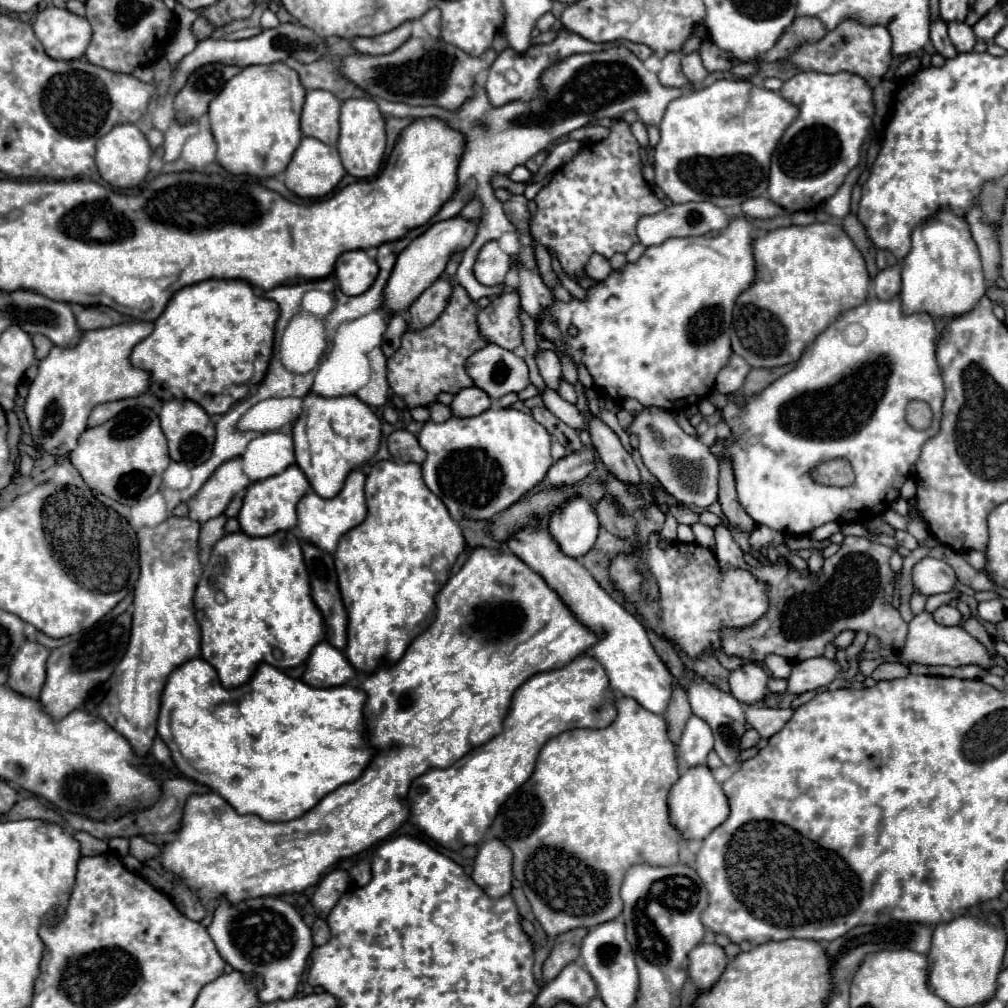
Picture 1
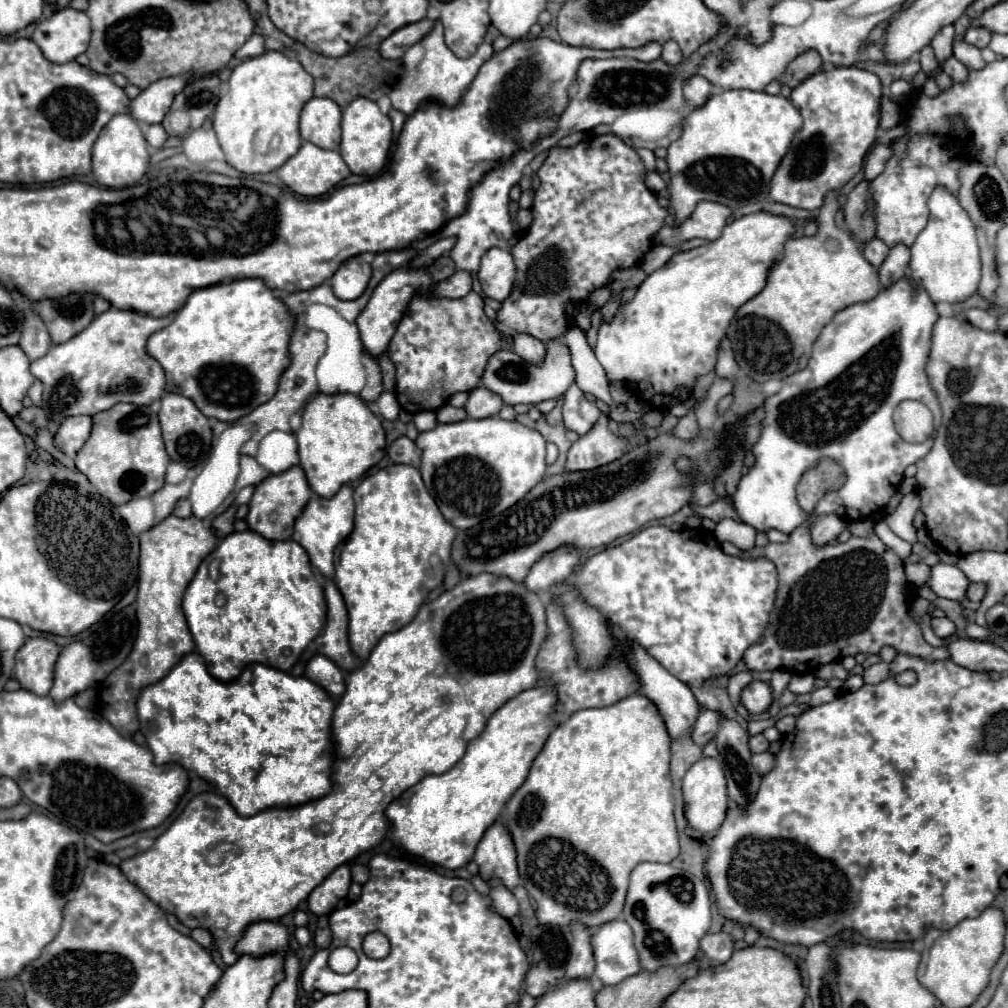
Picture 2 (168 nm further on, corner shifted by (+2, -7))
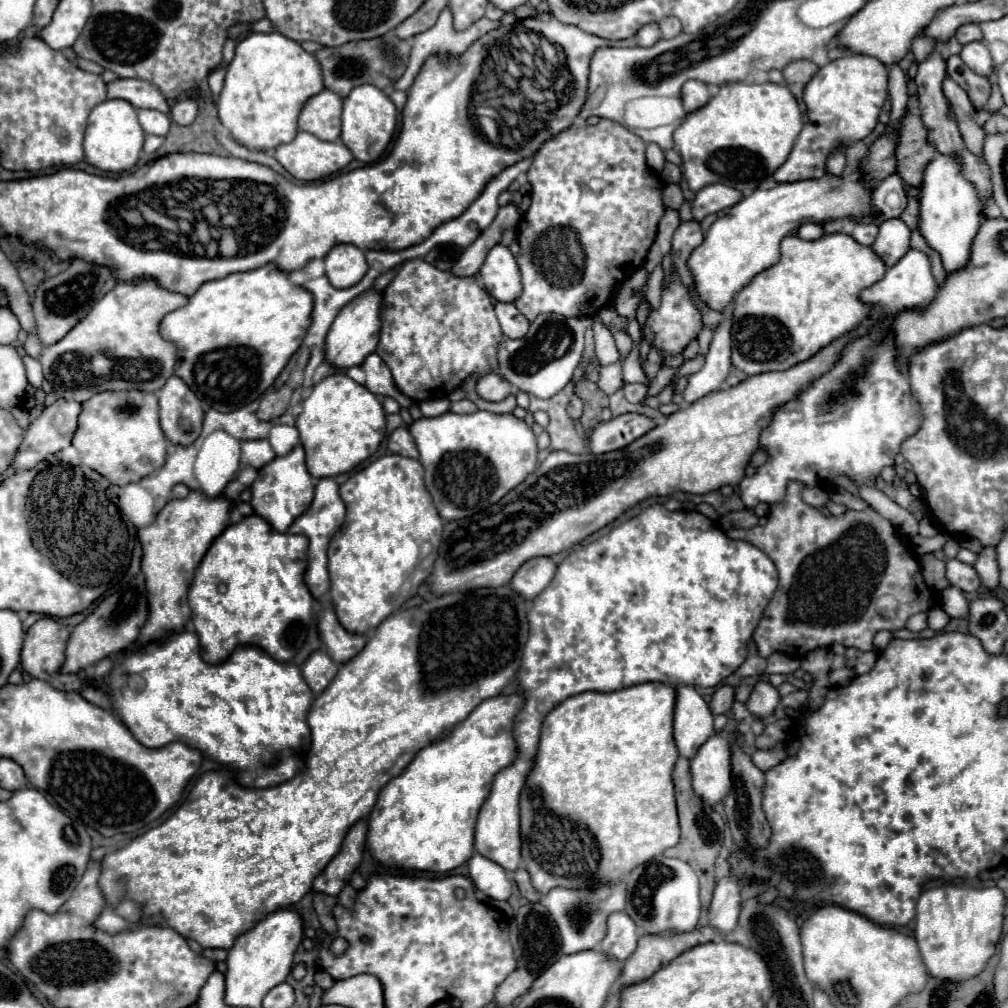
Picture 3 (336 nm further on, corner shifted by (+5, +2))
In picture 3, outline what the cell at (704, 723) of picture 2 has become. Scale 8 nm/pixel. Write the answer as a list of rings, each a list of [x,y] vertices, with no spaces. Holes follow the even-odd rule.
[[[720,686],[714,692],[708,706],[710,706],[714,716],[720,716],[720,714],[726,714],[732,708],[732,702],[734,702],[734,688],[732,686]]]

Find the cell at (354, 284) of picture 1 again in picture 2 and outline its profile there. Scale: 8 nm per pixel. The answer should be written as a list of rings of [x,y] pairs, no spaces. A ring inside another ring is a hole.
[[[361,255],[351,257],[341,263],[341,267],[331,277],[333,293],[339,299],[357,299],[371,279],[371,265],[363,261]]]

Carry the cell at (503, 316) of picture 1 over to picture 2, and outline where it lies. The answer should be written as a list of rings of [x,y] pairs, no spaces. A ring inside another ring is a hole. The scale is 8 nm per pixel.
[[[599,135],[577,143],[575,147],[551,147],[545,163],[539,167],[539,191],[531,207],[533,223],[523,239],[511,249],[517,265],[517,283],[509,299],[497,313],[497,329],[509,339],[515,331],[533,335],[539,341],[565,335],[569,327],[567,303],[587,303],[589,295],[603,287],[609,275],[617,269],[639,265],[653,245],[653,237],[663,227],[667,209],[659,207],[657,197],[645,187],[645,167],[633,147],[617,135]]]

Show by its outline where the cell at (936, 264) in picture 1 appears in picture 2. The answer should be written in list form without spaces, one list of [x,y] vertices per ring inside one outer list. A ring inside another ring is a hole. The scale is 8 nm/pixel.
[[[943,185],[935,187],[935,191],[931,193],[929,211],[931,215],[927,227],[911,245],[911,277],[923,283],[933,303],[965,301],[977,291],[981,279],[981,259],[975,225],[969,213],[961,207],[959,199]]]

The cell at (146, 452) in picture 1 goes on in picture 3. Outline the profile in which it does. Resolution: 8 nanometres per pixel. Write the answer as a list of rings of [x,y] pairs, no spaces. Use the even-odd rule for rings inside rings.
[[[100,392],[82,402],[78,430],[72,440],[82,462],[114,486],[140,482],[166,460],[166,438],[158,422],[158,400],[150,392]]]

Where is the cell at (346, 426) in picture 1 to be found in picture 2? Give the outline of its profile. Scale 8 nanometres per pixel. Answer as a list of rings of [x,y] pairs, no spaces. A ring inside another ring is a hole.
[[[317,393],[303,409],[303,423],[295,437],[309,487],[321,497],[335,495],[341,485],[359,479],[385,455],[385,431],[381,419],[353,393]]]

